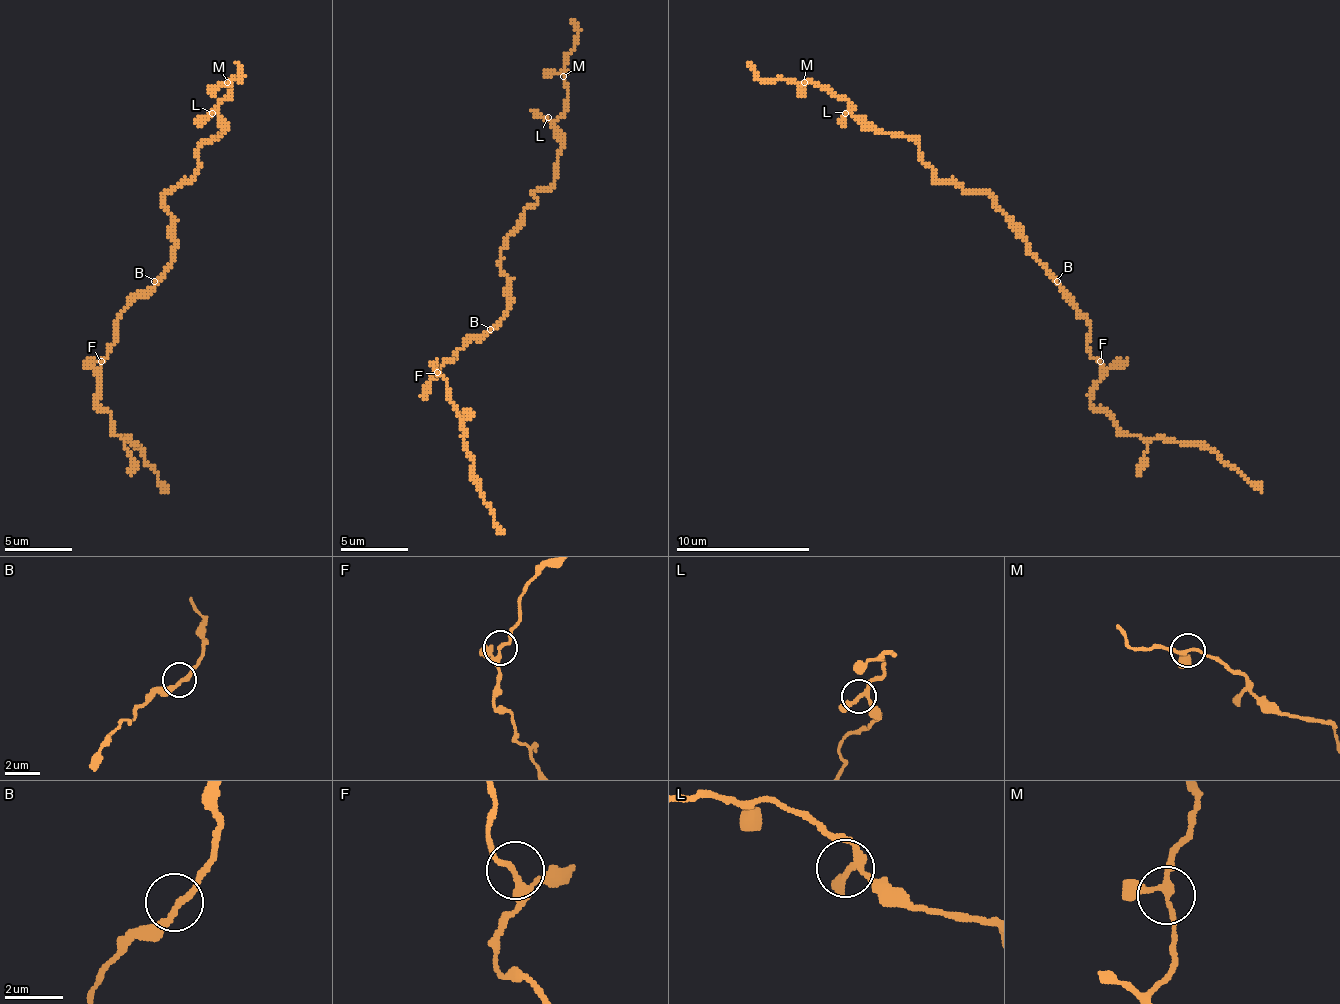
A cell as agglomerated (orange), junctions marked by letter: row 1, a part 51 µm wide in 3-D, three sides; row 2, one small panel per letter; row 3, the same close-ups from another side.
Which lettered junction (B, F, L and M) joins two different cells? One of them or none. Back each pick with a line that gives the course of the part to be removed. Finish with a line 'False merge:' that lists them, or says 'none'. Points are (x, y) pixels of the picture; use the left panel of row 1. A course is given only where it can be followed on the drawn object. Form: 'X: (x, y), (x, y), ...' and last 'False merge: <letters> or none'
False merge: none

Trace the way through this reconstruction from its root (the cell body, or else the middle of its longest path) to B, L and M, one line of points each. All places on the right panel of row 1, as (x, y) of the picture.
B: (1036, 257), (1057, 281)
L: (1036, 257), (1026, 237), (986, 193), (966, 193), (942, 183), (922, 160), (916, 140), (865, 130), (845, 113)
M: (1036, 257), (986, 193), (942, 183), (916, 140), (869, 130), (845, 99), (805, 83)

